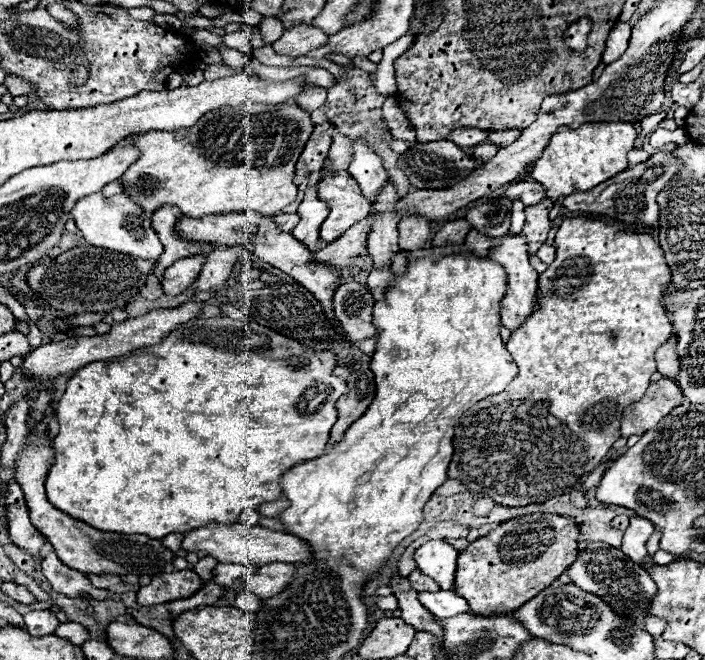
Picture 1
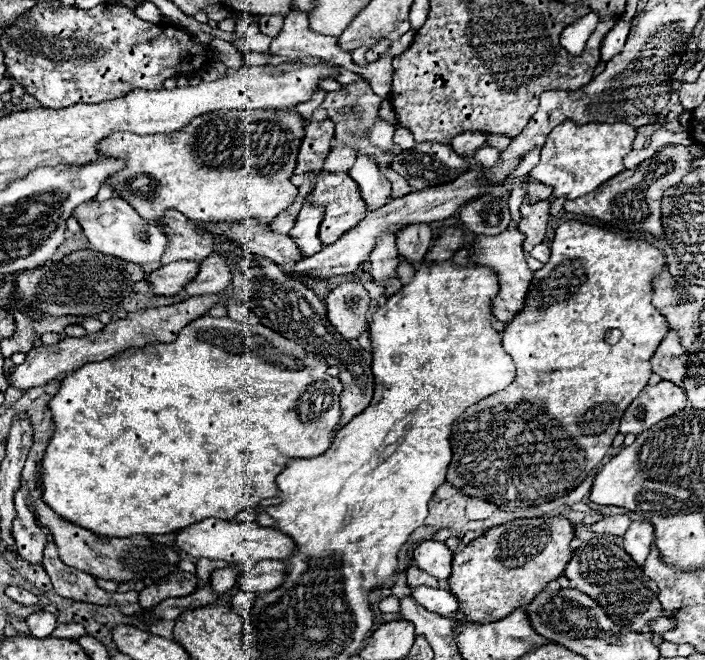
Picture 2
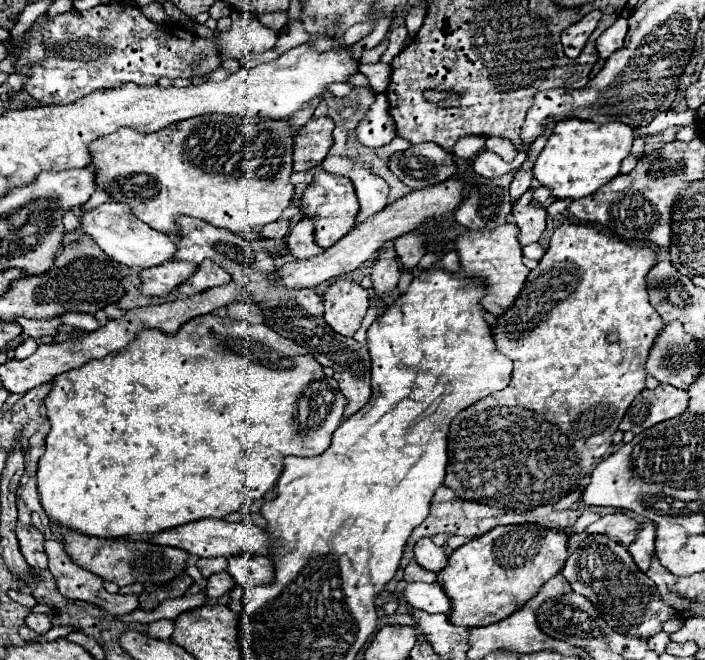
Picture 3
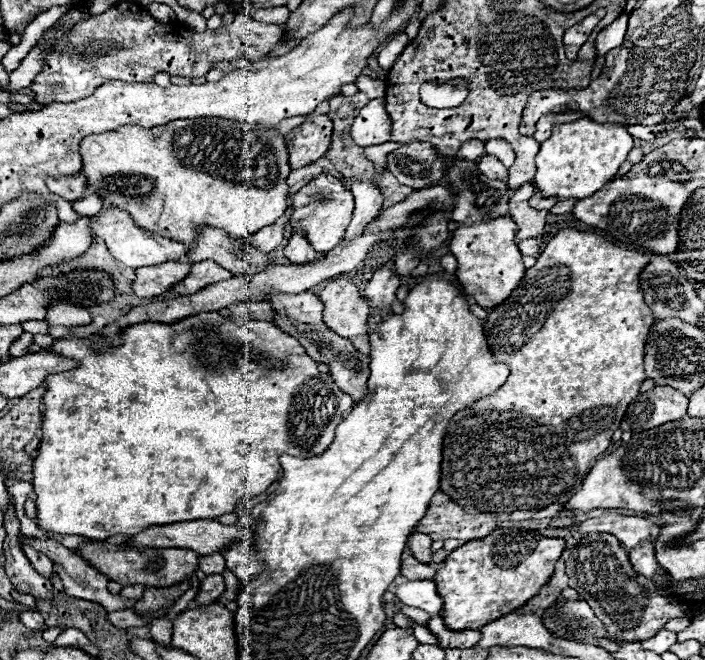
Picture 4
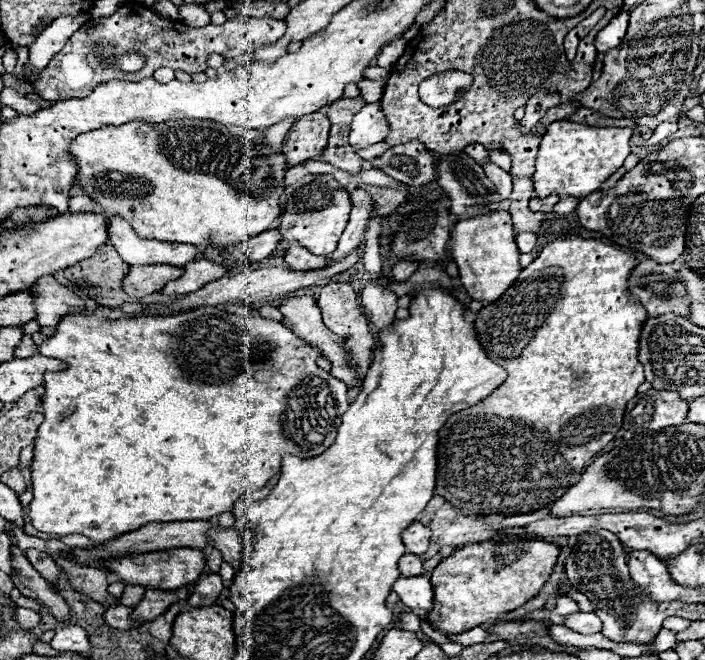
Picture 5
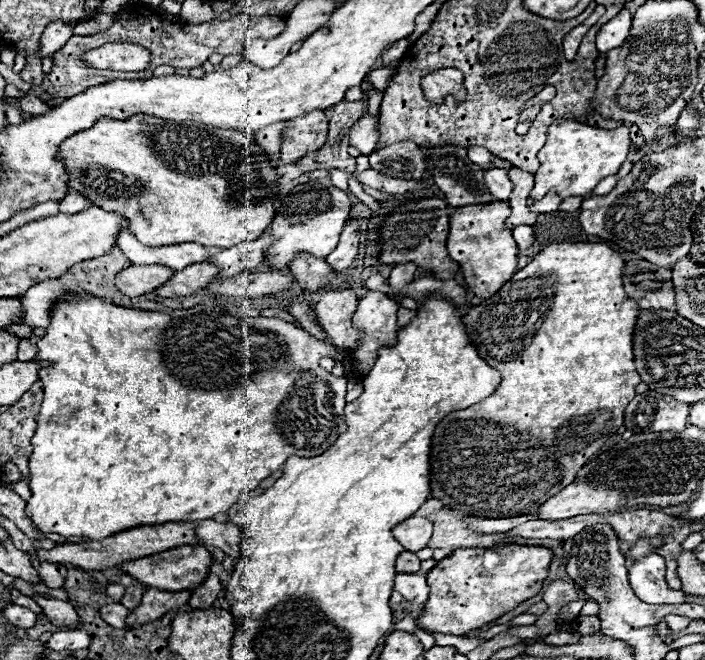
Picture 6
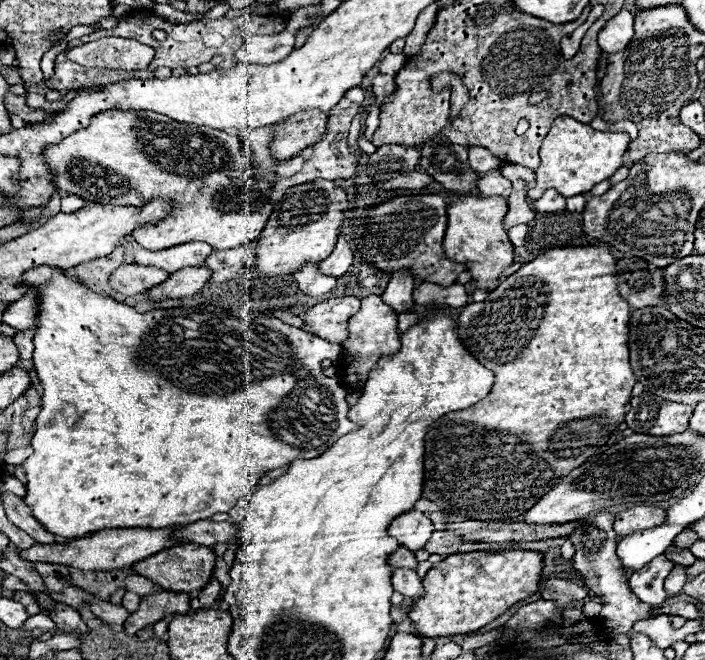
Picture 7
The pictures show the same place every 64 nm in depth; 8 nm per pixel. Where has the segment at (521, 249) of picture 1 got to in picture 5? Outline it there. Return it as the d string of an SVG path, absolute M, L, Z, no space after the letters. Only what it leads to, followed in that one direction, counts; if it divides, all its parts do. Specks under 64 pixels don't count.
M496 210L492 214L480 214L456 220L450 234L448 252L452 260L458 264L462 286L474 300L494 302L518 278L522 268L518 264L520 250L514 242L514 236L516 234L512 230L510 214L506 210Z

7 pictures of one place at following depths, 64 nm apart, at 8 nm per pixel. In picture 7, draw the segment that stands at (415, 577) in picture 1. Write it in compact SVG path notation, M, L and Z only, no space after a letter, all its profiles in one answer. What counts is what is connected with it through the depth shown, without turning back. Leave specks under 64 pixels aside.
M398 546L390 556L390 566L402 566L402 568L412 568L414 570L418 566L418 562L416 562L412 550L408 550L404 546Z

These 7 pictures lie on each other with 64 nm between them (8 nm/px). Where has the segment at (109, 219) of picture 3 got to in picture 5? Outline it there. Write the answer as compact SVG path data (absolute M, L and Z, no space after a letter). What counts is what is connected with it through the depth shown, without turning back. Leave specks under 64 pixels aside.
M110 216L110 244L118 250L124 262L130 266L144 266L144 264L170 264L184 268L188 262L202 256L200 248L192 244L178 244L178 242L158 242L158 240L144 240L140 238L132 226L120 218Z

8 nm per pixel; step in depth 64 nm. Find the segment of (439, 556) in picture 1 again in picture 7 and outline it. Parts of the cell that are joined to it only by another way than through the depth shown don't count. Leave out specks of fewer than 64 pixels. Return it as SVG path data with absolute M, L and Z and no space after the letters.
M414 508L408 510L406 514L396 516L388 526L388 536L396 538L408 550L424 548L432 532L434 532L434 526L430 518L426 518L422 512Z

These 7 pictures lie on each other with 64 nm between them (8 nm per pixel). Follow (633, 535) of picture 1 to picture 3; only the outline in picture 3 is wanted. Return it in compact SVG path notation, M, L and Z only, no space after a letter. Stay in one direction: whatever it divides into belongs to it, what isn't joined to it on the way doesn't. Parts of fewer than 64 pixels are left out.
M644 524L642 530L638 532L638 538L628 546L628 552L632 554L636 566L640 566L642 572L646 572L648 566L650 566L650 562L652 562L652 554L654 554L654 534L656 534L654 524Z

